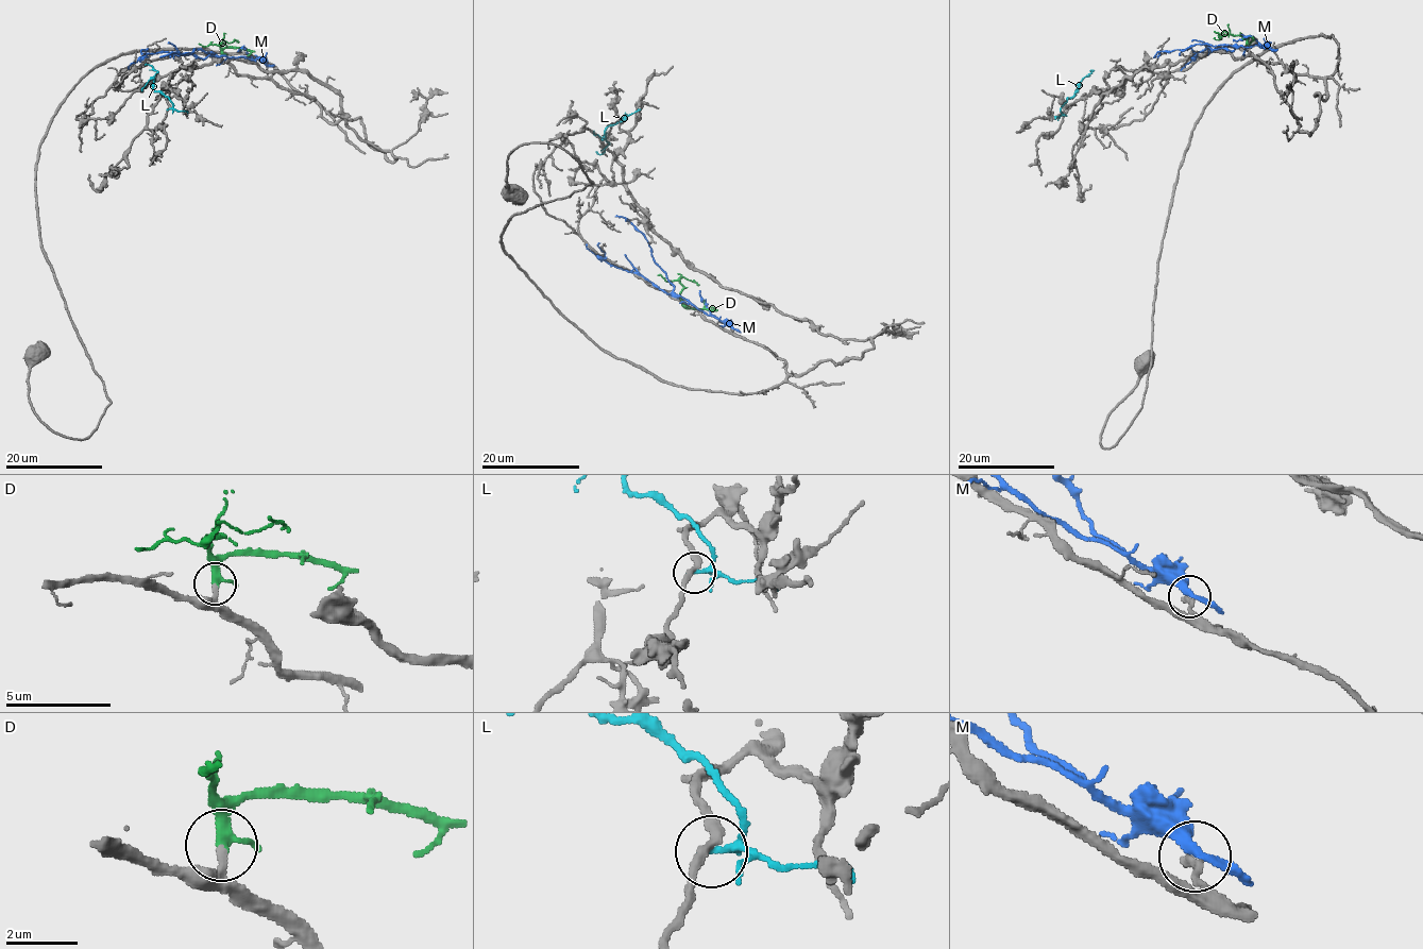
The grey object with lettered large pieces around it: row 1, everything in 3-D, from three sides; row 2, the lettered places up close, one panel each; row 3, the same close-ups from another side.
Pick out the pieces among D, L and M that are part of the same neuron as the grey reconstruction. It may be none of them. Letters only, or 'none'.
D

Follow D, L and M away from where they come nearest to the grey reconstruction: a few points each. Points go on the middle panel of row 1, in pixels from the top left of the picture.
D: (684, 305), (680, 298), (683, 286), (680, 280), (684, 277), (699, 285)
L: (622, 120), (624, 116), (609, 125), (605, 131), (608, 146), (600, 154), (595, 151)
M: (732, 328), (679, 295), (664, 292), (641, 274), (600, 259), (586, 243)

